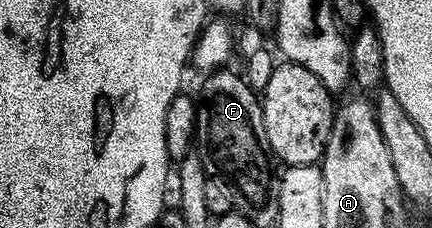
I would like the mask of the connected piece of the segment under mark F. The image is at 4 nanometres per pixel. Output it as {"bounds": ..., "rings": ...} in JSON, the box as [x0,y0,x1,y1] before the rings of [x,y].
{"bounds":[196,70,272,204],"rings":[[[219,70],[216,72],[209,73],[205,77],[206,80],[202,84],[202,100],[200,96],[200,107],[198,110],[198,130],[196,133],[196,150],[200,154],[200,158],[204,162],[204,166],[206,167],[206,175],[207,176],[219,176],[220,178],[224,178],[227,182],[234,186],[234,189],[238,191],[239,197],[243,201],[246,200],[250,204],[262,204],[266,200],[266,195],[271,195],[272,192],[272,180],[270,184],[270,160],[272,161],[272,156],[270,153],[270,143],[268,142],[268,134],[264,130],[264,114],[262,113],[262,101],[260,99],[259,93],[253,92],[253,90],[246,84],[245,79],[241,75],[238,76],[234,72],[230,72],[231,70]]]}

